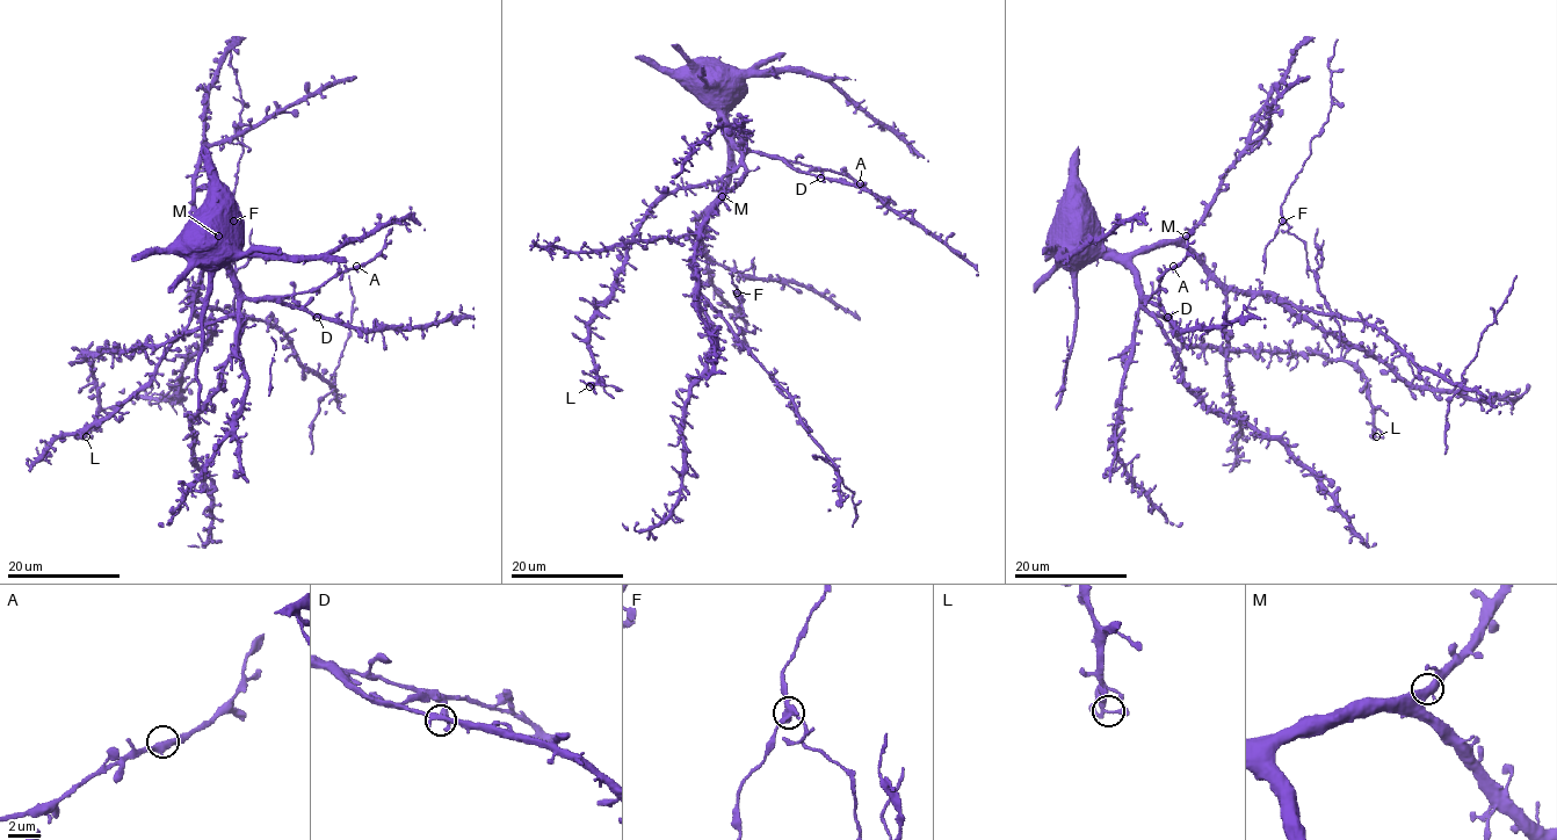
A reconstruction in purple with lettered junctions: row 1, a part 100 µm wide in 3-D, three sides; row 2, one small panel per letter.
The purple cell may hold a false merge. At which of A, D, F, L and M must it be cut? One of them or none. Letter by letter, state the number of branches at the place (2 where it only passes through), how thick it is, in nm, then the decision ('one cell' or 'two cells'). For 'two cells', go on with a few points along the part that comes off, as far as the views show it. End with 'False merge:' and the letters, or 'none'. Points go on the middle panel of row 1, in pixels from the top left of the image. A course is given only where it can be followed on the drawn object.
A: 3 branches meet; 360 nm thick; one cell
D: 3 branches meet; 340 nm thick; one cell
F: 3 branches meet; 360 nm thick; two cells; foreign part runs (738, 294), (745, 314), (734, 320), (739, 328), (738, 341), (743, 349), (738, 347)
L: 3 branches meet; 240 nm thick; one cell
M: 3 branches meet; 440 nm thick; one cell
False merge: F

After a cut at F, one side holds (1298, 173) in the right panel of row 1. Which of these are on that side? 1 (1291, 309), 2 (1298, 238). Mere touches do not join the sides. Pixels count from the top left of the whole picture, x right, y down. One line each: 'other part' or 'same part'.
1: same part
2: other part

